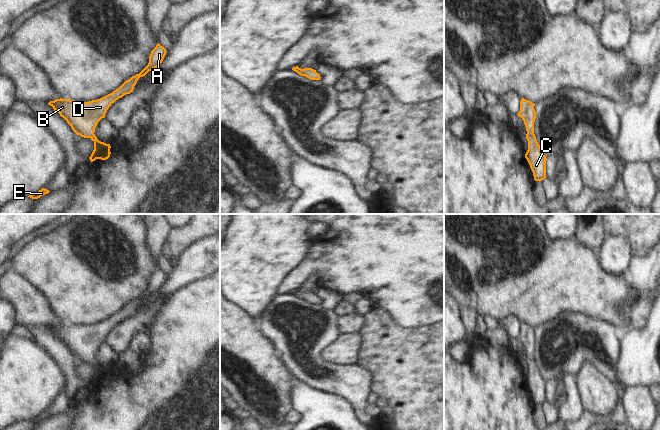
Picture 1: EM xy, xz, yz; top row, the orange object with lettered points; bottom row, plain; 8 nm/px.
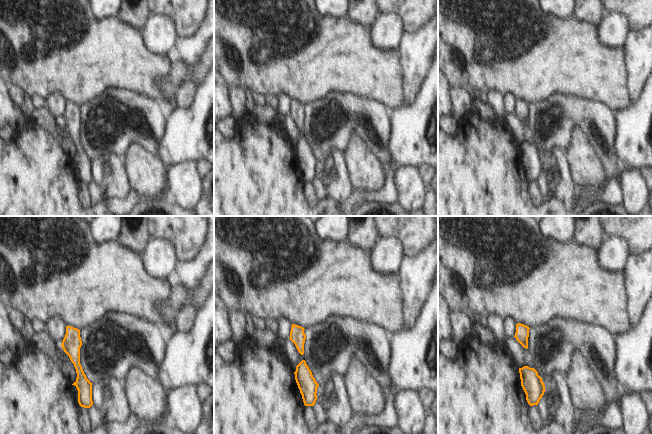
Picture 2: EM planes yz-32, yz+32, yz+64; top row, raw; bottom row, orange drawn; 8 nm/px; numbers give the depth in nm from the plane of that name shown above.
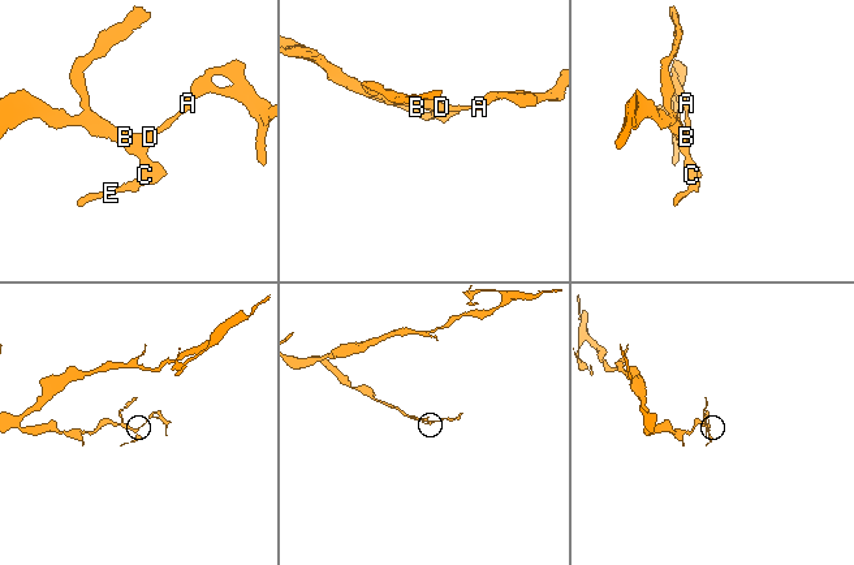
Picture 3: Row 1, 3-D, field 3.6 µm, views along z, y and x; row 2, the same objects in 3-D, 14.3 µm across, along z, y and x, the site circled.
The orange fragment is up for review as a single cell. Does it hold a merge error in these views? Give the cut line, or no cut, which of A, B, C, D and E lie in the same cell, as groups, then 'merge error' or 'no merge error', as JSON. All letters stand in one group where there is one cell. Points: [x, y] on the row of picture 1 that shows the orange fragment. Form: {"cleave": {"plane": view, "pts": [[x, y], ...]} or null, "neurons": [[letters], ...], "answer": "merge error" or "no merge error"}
{"cleave": null, "neurons": [["A", "B", "C", "D", "E"]], "answer": "no merge error"}

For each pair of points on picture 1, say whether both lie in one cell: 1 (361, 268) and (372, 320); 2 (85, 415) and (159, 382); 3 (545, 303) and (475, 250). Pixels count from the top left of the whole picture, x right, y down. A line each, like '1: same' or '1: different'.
1: different
2: same
3: same

